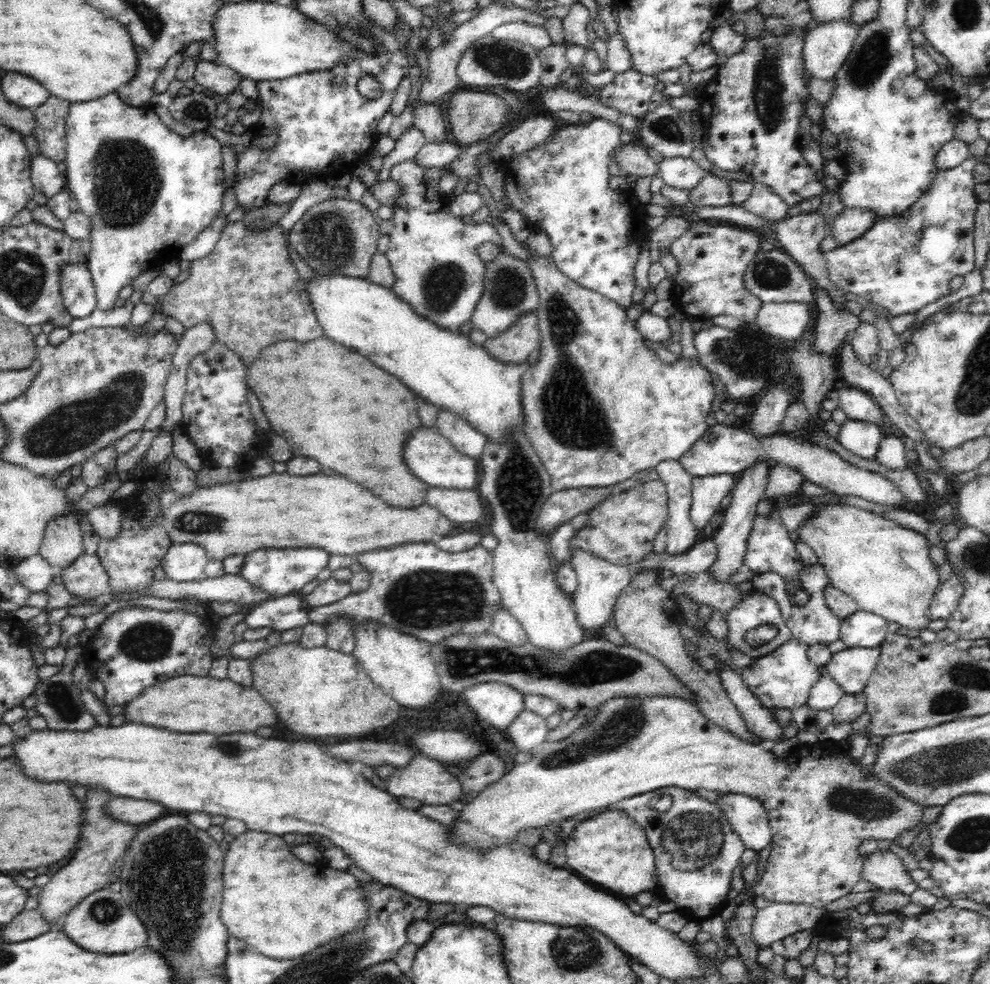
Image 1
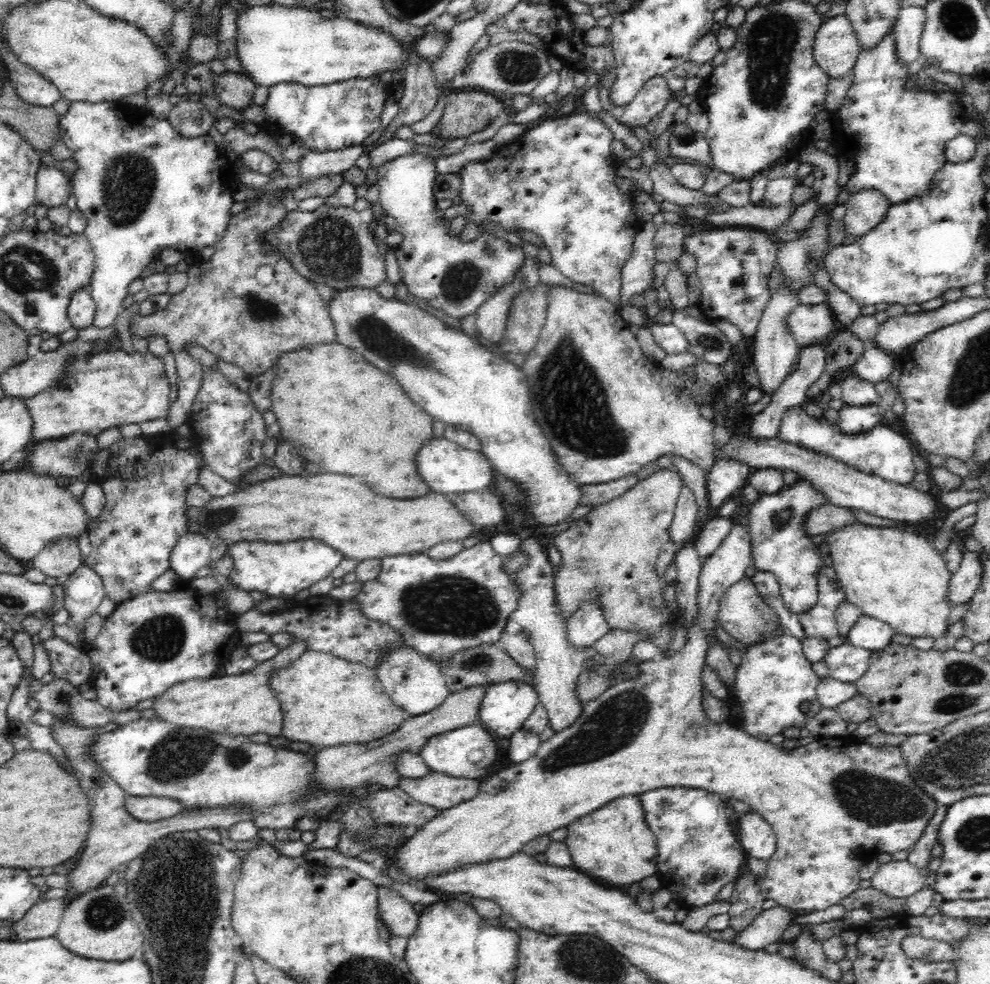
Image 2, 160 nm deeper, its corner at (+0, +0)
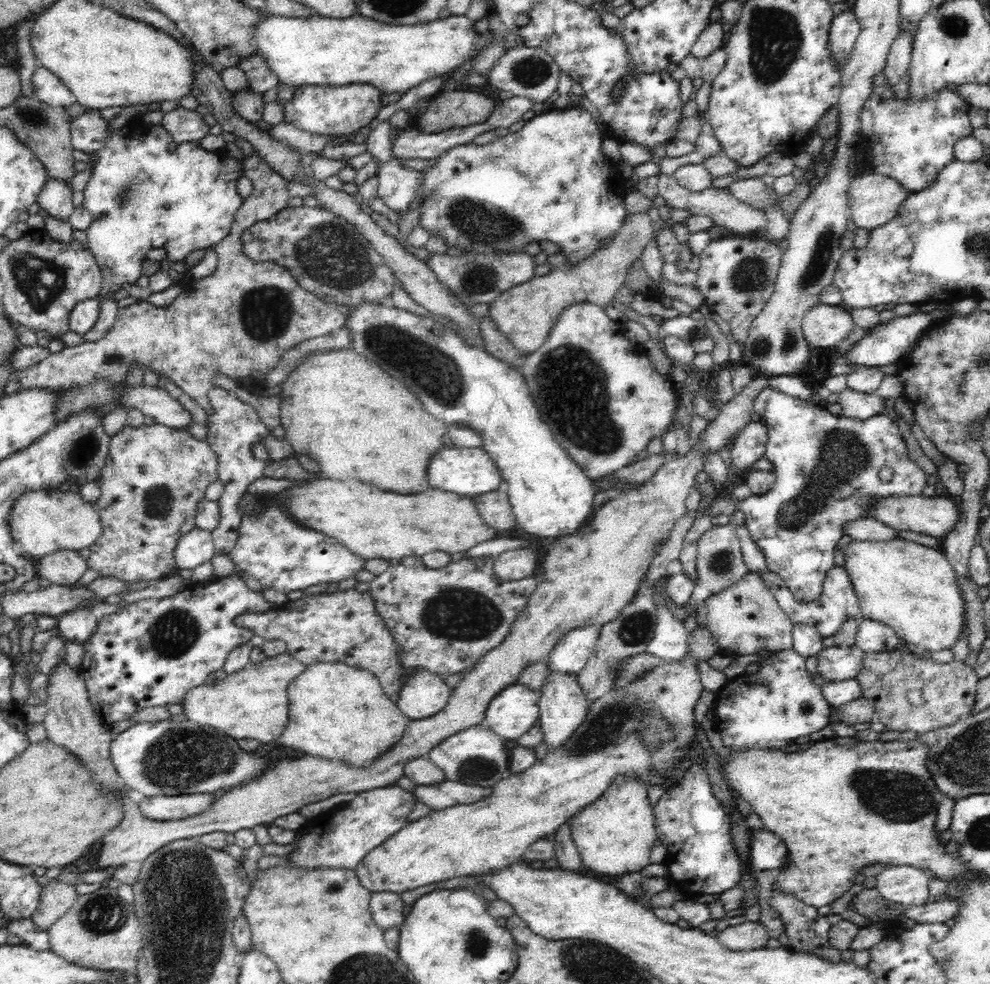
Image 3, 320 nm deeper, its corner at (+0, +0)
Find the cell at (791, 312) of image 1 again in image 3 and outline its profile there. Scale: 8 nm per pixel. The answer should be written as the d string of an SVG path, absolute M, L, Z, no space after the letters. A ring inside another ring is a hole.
M816 304L802 318L806 342L818 348L840 346L854 328L856 323L845 306Z

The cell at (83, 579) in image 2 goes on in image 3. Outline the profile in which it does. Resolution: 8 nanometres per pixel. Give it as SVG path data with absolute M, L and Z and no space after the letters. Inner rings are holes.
M87 605L56 618L58 621L54 627L56 633L66 642L86 643L95 631L97 621L100 619L100 616L94 613L94 606L96 605L92 607Z

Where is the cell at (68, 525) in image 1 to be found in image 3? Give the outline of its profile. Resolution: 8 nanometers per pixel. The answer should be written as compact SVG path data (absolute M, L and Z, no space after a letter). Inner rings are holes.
M58 550L58 552L52 552L34 561L37 570L37 576L40 579L46 579L50 582L50 585L71 585L78 582L87 570L87 560L84 560L78 551L74 550Z

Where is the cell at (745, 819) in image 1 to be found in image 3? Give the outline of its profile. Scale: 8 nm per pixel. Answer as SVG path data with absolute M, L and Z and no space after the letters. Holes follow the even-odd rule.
M766 829L753 832L754 836L750 838L753 870L782 870L789 862L788 847L783 838Z

